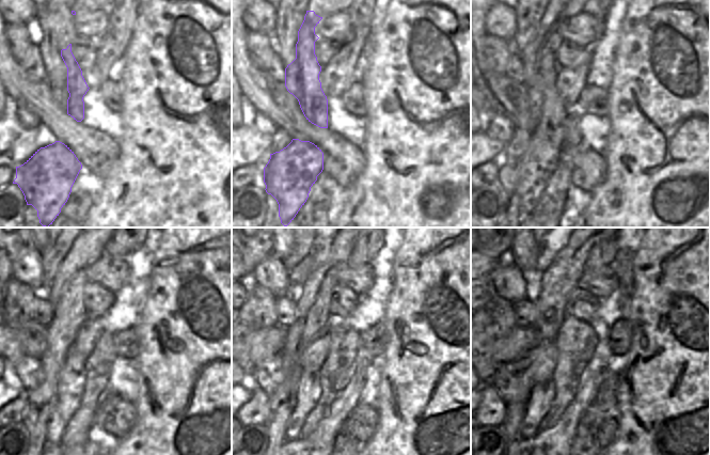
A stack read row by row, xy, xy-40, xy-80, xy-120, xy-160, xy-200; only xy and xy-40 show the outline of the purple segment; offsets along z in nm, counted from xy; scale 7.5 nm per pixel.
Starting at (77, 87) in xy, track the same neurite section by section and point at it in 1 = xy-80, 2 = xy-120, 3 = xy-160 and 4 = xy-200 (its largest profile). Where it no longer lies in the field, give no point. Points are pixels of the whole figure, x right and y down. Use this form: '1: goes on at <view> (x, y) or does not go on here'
1: goes on at xy-80 (540, 159)
2: goes on at xy-120 (70, 386)
3: goes on at xy-160 (309, 390)
4: goes on at xy-200 (540, 398)

